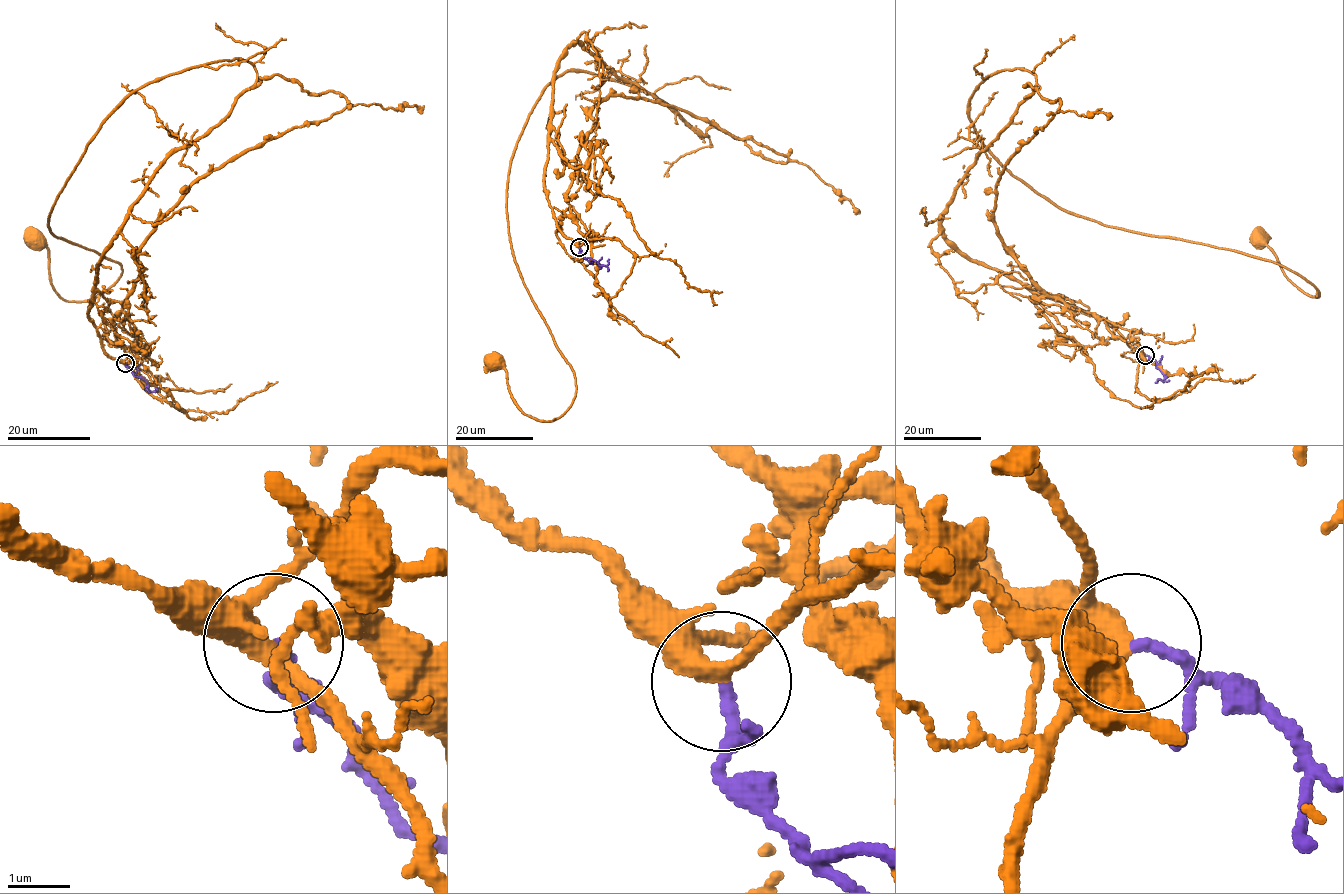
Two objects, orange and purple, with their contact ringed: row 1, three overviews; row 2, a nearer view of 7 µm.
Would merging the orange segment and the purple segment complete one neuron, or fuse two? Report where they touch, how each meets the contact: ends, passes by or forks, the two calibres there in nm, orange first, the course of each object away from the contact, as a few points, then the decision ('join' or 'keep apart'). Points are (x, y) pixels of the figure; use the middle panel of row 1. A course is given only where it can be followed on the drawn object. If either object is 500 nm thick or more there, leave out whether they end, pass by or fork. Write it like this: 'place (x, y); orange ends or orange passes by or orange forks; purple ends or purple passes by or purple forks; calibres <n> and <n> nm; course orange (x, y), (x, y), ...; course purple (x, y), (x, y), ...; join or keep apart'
place (579, 247); orange forks; purple ends; calibres 280 and 180 nm; course orange (579, 247), (576, 43), (703, 138), (544, 88), (506, 211), (572, 402), (494, 361); course purple (579, 247), (584, 257), (594, 259), (601, 266), (607, 265), (609, 258); join

